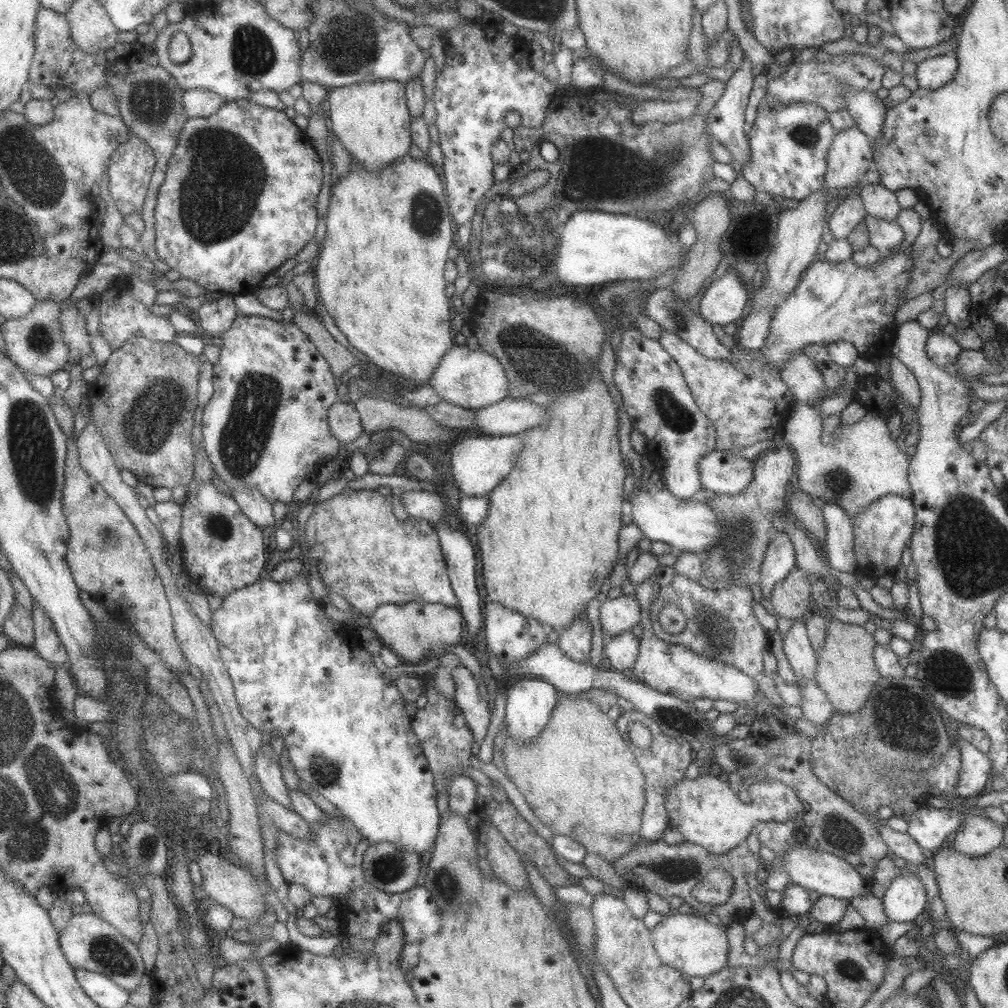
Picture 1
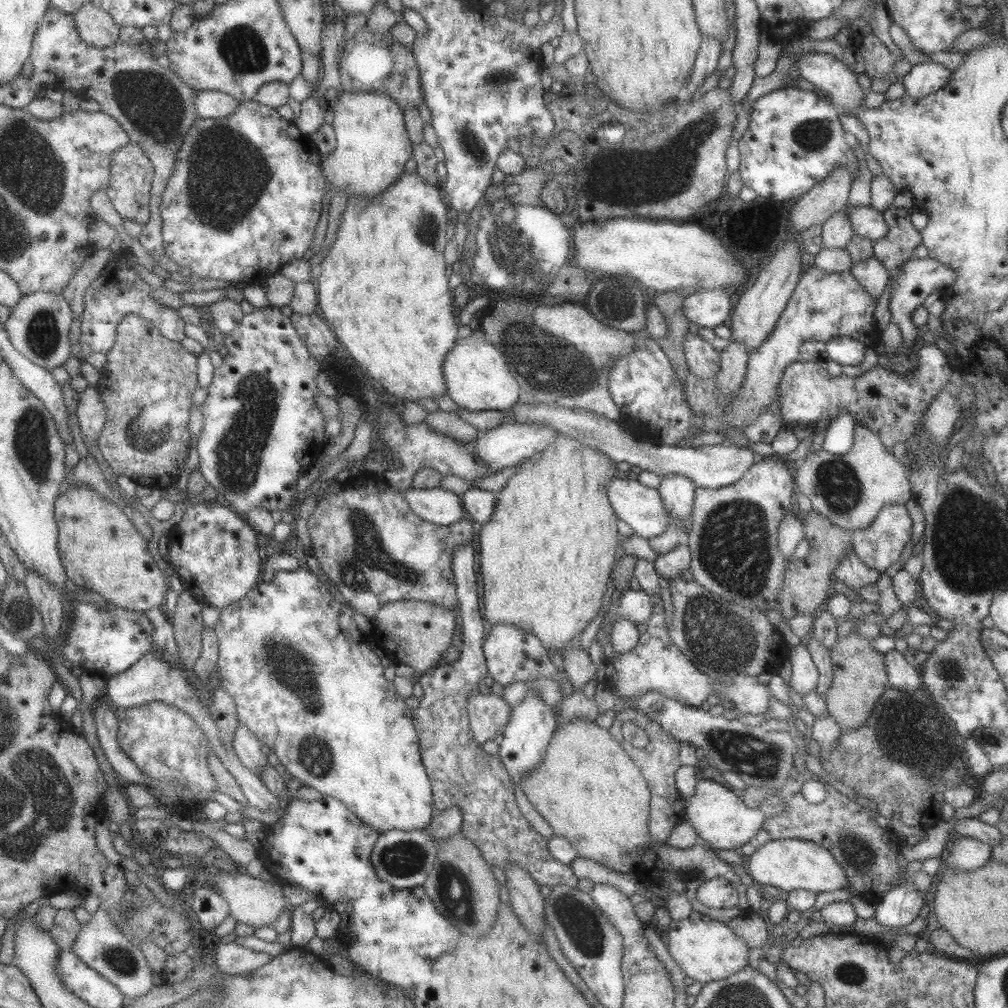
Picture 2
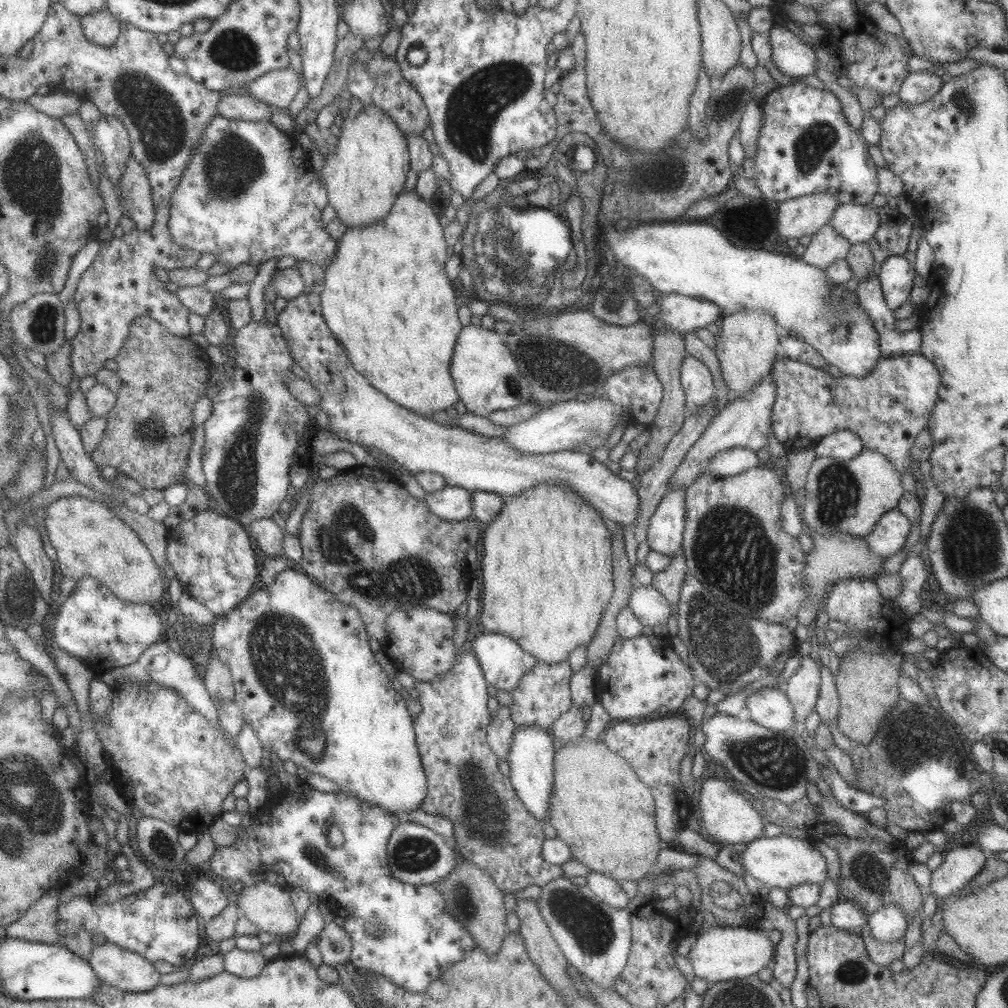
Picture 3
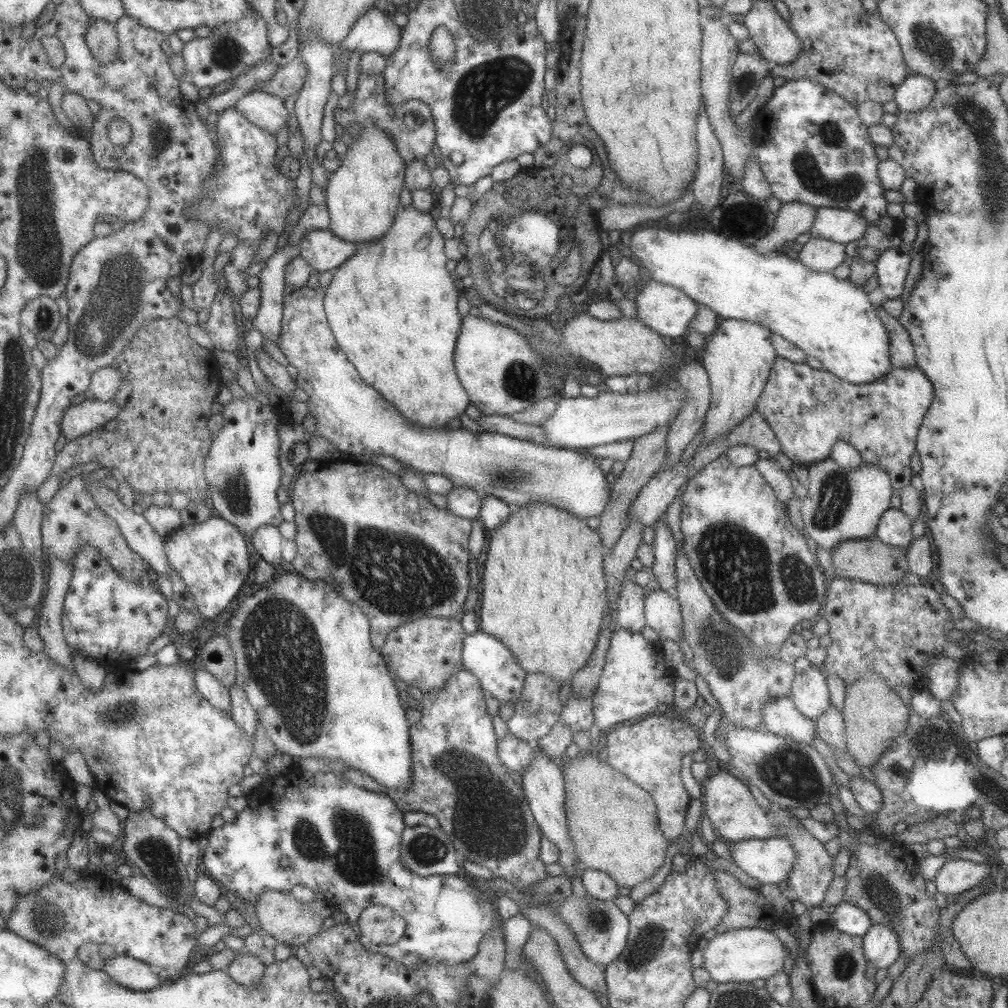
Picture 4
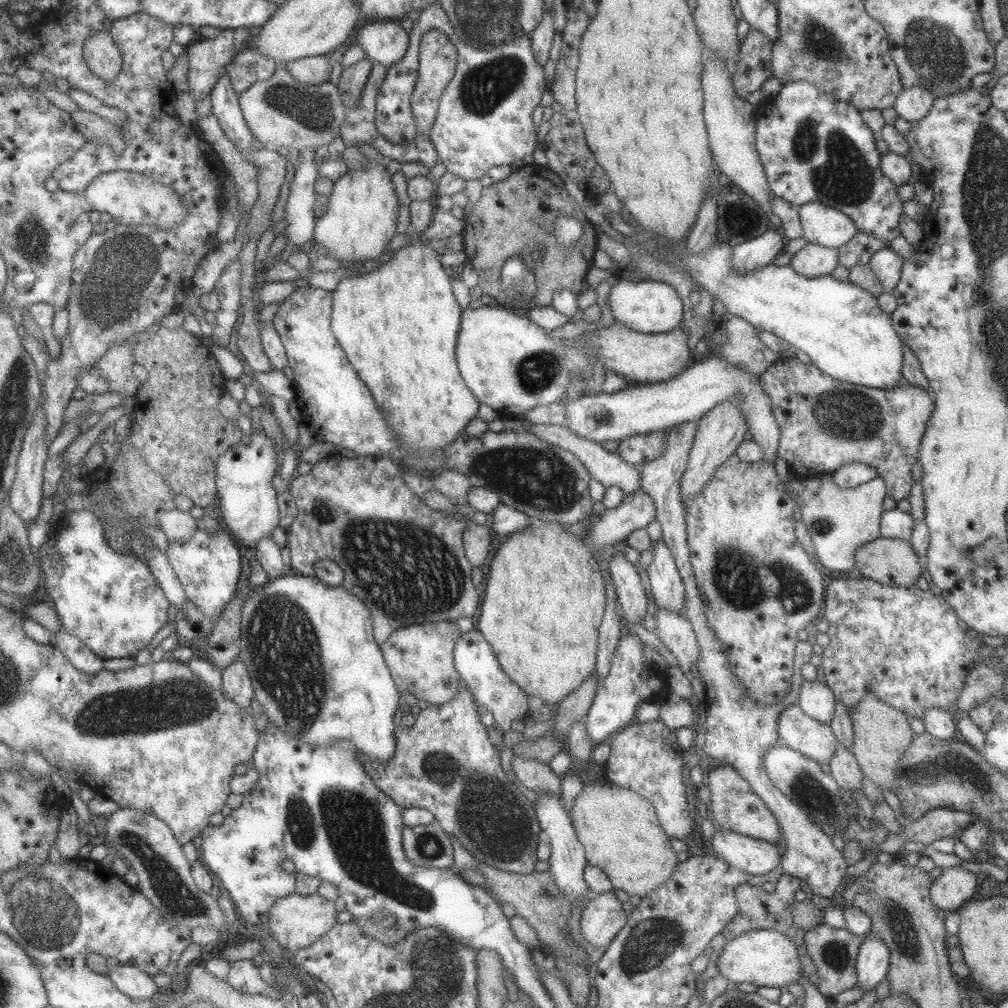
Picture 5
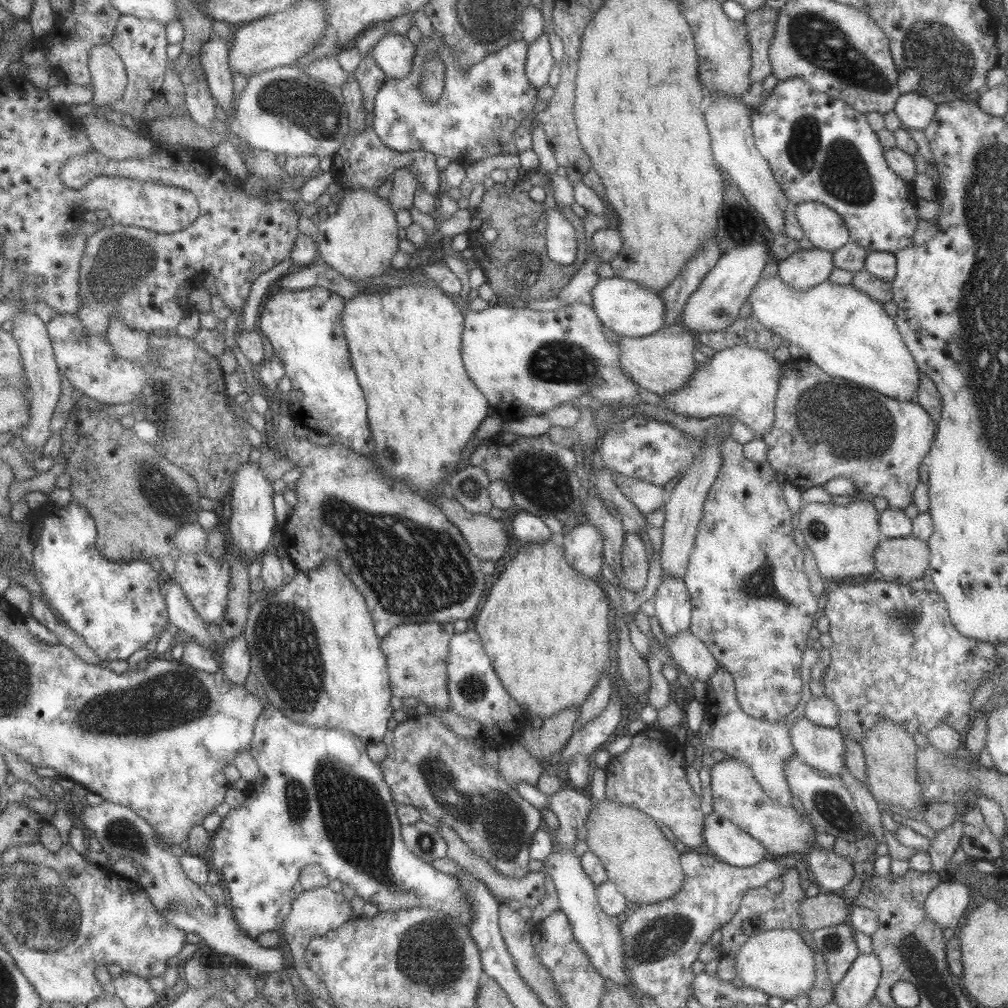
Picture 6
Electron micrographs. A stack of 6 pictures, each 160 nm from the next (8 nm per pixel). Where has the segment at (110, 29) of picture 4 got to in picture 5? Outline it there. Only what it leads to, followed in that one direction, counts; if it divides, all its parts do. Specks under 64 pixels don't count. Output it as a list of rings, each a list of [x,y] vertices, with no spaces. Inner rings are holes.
[[[98,32],[82,44],[82,57],[89,70],[107,82],[113,82],[122,68],[122,53],[108,32]]]

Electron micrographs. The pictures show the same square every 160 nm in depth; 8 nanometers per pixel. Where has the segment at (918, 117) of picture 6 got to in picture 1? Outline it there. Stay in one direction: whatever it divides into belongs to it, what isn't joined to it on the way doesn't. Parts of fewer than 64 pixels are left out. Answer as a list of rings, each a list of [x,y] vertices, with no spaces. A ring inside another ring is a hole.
[[[955,50],[923,59],[916,64],[914,73],[918,87],[932,93],[936,88],[945,86],[954,77],[957,65]]]

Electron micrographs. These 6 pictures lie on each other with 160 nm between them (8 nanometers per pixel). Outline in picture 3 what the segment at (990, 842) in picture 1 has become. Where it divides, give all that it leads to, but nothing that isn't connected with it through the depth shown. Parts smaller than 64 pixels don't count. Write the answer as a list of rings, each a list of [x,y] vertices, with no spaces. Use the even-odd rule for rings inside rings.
[[[966,839],[960,847],[944,854],[942,863],[930,871],[930,890],[939,901],[962,889],[979,874],[987,853]]]

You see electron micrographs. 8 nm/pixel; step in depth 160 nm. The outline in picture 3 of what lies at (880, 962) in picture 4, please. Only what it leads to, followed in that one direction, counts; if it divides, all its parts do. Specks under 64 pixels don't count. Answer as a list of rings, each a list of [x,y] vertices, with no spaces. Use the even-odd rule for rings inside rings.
[[[882,906],[867,919],[871,936],[880,943],[898,942],[907,930],[907,919],[898,906]]]

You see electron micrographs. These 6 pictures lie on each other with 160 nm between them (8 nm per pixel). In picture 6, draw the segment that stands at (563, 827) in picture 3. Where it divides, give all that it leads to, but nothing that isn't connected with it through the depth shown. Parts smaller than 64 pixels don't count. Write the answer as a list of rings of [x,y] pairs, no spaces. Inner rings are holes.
[[[591,799],[583,828],[586,846],[601,861],[606,875],[630,904],[644,905],[671,898],[684,883],[680,853],[661,833],[658,823],[634,808],[607,799]]]

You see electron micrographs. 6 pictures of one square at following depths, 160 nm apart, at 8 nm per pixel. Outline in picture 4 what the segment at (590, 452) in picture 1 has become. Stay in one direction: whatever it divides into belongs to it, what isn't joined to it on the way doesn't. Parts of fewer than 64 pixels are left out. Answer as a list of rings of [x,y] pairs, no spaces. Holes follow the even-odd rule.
[[[533,502],[524,504],[521,507],[513,508],[508,519],[495,530],[490,533],[489,545],[487,545],[486,558],[483,563],[482,571],[482,590],[481,590],[481,606],[479,608],[478,625],[479,630],[486,632],[499,639],[506,647],[511,655],[515,656],[515,660],[519,667],[525,673],[543,673],[547,674],[549,679],[553,679],[555,683],[563,683],[570,680],[577,670],[587,665],[589,656],[593,653],[596,640],[598,639],[604,615],[606,612],[606,586],[603,574],[602,556],[605,550],[600,541],[598,532],[591,530],[583,518],[575,518],[570,512],[555,508],[548,503]]]

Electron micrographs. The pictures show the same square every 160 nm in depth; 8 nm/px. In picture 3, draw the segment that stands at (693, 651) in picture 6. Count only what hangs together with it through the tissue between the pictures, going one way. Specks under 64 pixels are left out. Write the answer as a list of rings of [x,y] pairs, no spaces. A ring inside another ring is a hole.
[[[636,584],[628,596],[626,605],[643,626],[665,624],[672,613],[672,608],[665,597],[651,584]]]

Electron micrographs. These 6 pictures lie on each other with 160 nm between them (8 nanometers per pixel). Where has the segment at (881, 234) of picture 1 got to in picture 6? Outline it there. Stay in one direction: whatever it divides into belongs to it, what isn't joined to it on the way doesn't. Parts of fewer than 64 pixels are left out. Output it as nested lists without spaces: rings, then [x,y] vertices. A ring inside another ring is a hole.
[[[819,202],[794,206],[795,219],[813,247],[833,253],[849,241],[849,231],[835,212]]]

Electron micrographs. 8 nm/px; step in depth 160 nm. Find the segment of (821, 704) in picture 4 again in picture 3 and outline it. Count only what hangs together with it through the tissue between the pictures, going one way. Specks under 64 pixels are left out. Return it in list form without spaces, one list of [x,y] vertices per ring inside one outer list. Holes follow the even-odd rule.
[[[801,656],[795,673],[786,680],[782,690],[793,707],[793,716],[804,720],[811,714],[819,693],[819,664],[809,656]]]

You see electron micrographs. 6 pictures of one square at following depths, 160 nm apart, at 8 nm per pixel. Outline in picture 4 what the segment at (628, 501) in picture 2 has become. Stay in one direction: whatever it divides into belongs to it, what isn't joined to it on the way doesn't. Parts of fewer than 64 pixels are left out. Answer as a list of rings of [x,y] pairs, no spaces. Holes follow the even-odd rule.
[[[303,285],[301,288],[292,288],[291,293],[284,297],[283,308],[282,308],[282,318],[280,323],[280,333],[278,336],[278,348],[284,354],[288,364],[293,366],[297,370],[296,386],[301,388],[303,392],[307,393],[307,400],[304,402],[307,405],[308,414],[315,419],[316,432],[321,435],[325,440],[328,440],[337,450],[341,450],[347,454],[355,455],[361,457],[361,460],[367,458],[379,457],[379,456],[391,456],[395,458],[399,463],[403,463],[407,468],[413,471],[419,471],[421,474],[433,473],[440,474],[447,477],[455,486],[470,488],[476,490],[481,496],[491,495],[503,502],[506,502],[512,508],[521,507],[527,503],[542,502],[543,504],[548,503],[555,508],[561,510],[566,510],[570,512],[575,518],[587,518],[589,516],[598,516],[598,514],[603,510],[608,499],[608,492],[610,491],[611,484],[607,485],[605,481],[605,474],[601,470],[601,467],[597,465],[596,460],[590,458],[590,456],[585,457],[581,455],[577,450],[569,449],[565,447],[551,447],[541,446],[533,444],[532,442],[526,440],[519,440],[518,438],[511,438],[510,436],[504,434],[497,434],[496,432],[470,432],[466,429],[460,427],[460,429],[451,430],[449,428],[423,428],[417,424],[409,422],[403,415],[390,403],[387,402],[380,394],[367,383],[363,382],[355,370],[355,367],[346,359],[343,351],[338,347],[336,340],[334,339],[333,333],[330,331],[325,312],[323,310],[323,297],[324,288],[315,287],[309,288]]]

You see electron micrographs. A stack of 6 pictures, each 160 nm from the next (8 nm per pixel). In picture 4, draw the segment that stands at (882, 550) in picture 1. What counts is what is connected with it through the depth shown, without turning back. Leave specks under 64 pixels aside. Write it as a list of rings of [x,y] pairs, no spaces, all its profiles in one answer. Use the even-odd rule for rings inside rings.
[[[889,507],[879,519],[877,523],[877,537],[883,544],[906,548],[912,541],[912,522],[901,511]]]

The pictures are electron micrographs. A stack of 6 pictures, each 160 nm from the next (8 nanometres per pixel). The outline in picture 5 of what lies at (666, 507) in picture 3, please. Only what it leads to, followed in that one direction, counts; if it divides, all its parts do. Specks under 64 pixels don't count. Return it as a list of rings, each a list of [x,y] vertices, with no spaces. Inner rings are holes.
[[[662,540],[653,546],[651,561],[646,567],[651,600],[659,610],[683,614],[680,610],[685,604],[685,589],[671,551]]]

